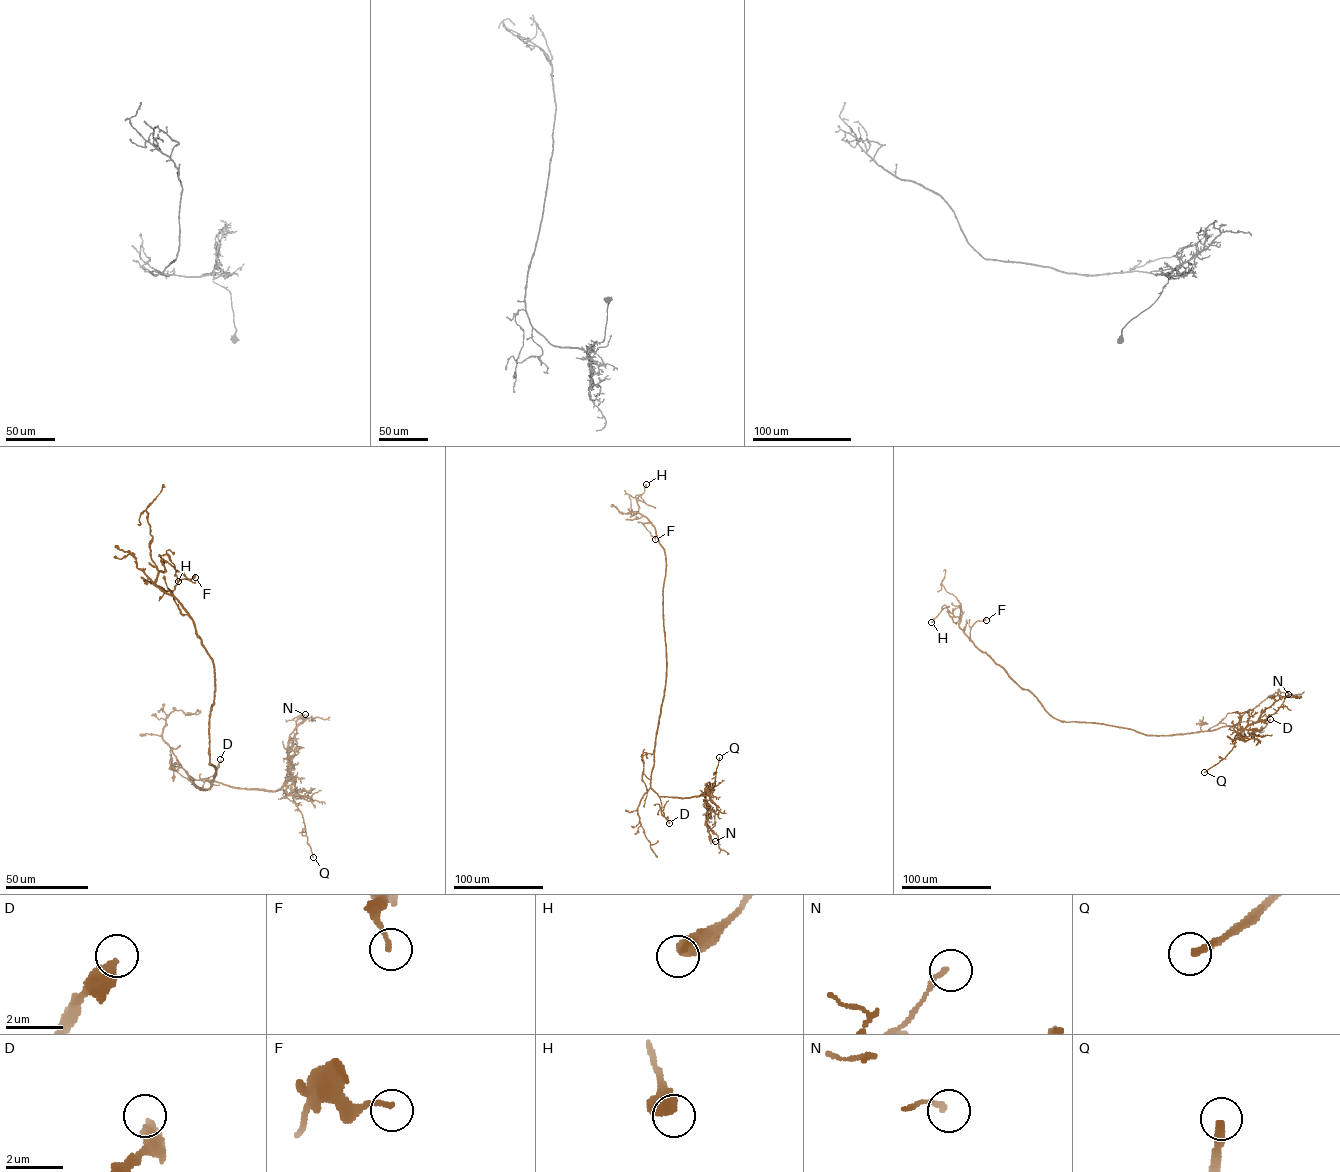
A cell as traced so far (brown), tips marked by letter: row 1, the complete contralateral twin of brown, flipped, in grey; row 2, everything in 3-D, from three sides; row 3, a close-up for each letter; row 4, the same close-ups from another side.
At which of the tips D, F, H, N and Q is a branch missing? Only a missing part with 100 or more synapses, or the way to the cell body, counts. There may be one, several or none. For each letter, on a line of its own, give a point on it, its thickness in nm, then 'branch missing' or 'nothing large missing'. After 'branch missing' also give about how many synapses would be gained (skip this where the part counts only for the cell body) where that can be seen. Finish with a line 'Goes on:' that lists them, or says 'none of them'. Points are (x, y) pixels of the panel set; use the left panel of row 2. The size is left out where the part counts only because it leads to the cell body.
D: at (220, 759); 440 nm thick; nothing large missing
F: at (195, 577); 160 nm thick; nothing large missing
H: at (178, 581); 550 nm thick; nothing large missing
N: at (305, 714); 180 nm thick; nothing large missing
Q: at (313, 857); 260 nm thick; branch missing
Goes on: Q

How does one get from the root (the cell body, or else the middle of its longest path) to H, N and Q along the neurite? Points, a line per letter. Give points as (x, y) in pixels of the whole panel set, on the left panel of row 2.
H: (215, 772), (209, 732), (214, 665), (189, 613), (155, 584), (165, 571), (159, 555), (168, 555), (178, 581)
N: (215, 772), (205, 789), (186, 772), (196, 779), (278, 790), (290, 769), (287, 752), (296, 721), (305, 714)
Q: (215, 772), (205, 789), (186, 772), (196, 779), (244, 789), (285, 786), (302, 815), (313, 857)

